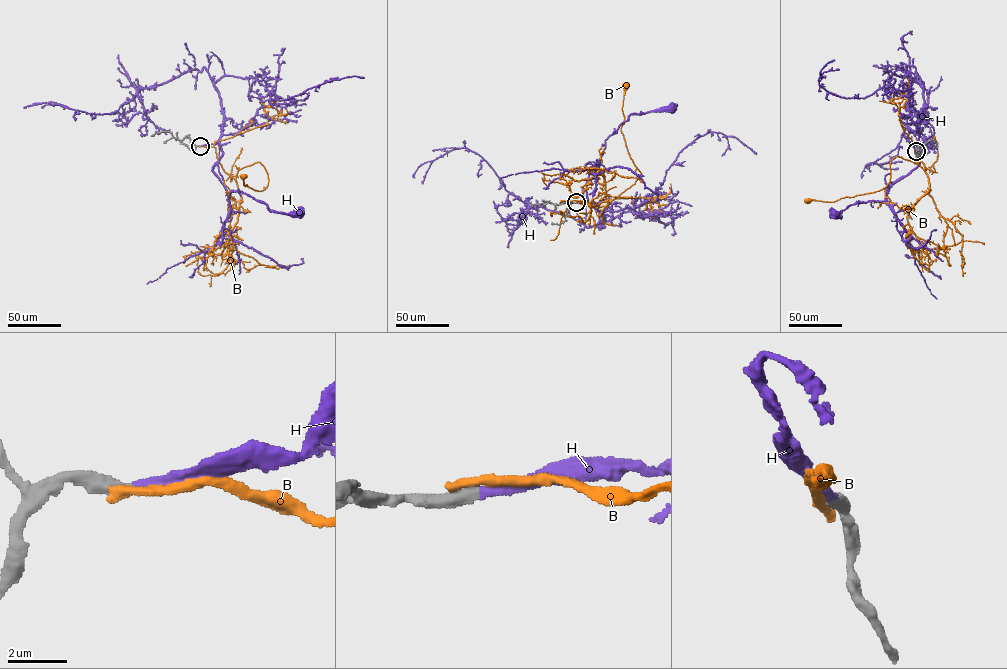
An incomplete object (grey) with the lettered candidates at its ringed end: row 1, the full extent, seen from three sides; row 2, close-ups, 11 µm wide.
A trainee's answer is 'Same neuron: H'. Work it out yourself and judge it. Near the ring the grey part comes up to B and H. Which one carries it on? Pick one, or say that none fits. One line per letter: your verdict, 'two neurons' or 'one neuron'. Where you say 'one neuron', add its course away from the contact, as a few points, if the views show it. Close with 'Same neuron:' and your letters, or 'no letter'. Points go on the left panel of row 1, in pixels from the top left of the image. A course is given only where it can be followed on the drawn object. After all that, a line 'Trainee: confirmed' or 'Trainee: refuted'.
B: two neurons
H: one neuron | via (199, 146), (219, 145), (223, 155), (212, 170), (229, 194), (241, 191), (271, 210), (299, 212)
Same neuron: H
Trainee: confirmed

